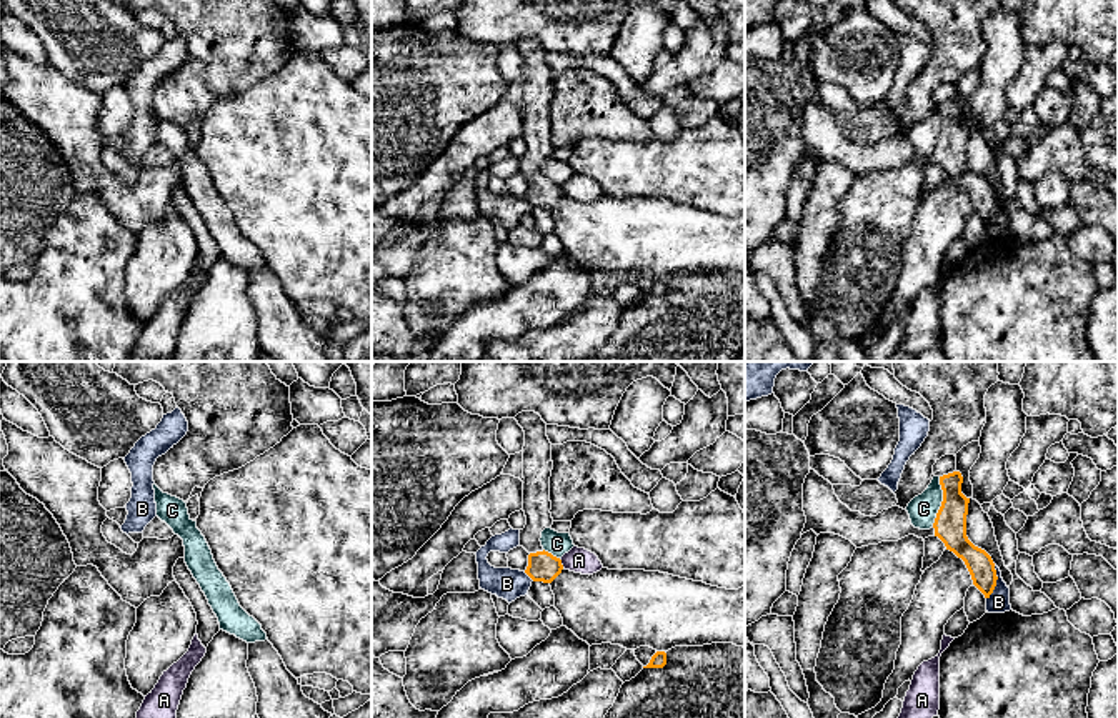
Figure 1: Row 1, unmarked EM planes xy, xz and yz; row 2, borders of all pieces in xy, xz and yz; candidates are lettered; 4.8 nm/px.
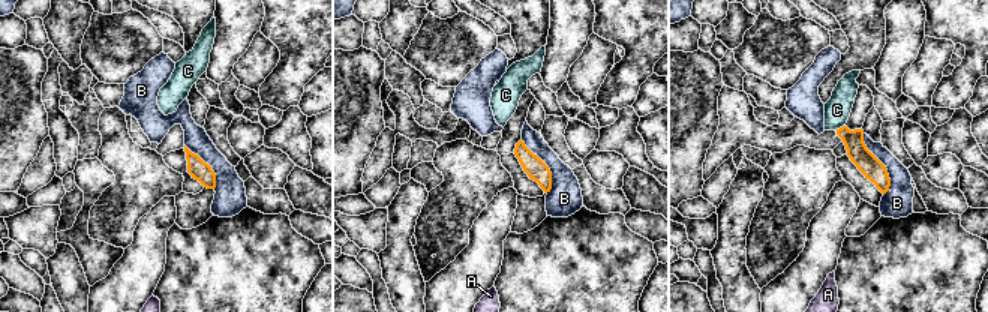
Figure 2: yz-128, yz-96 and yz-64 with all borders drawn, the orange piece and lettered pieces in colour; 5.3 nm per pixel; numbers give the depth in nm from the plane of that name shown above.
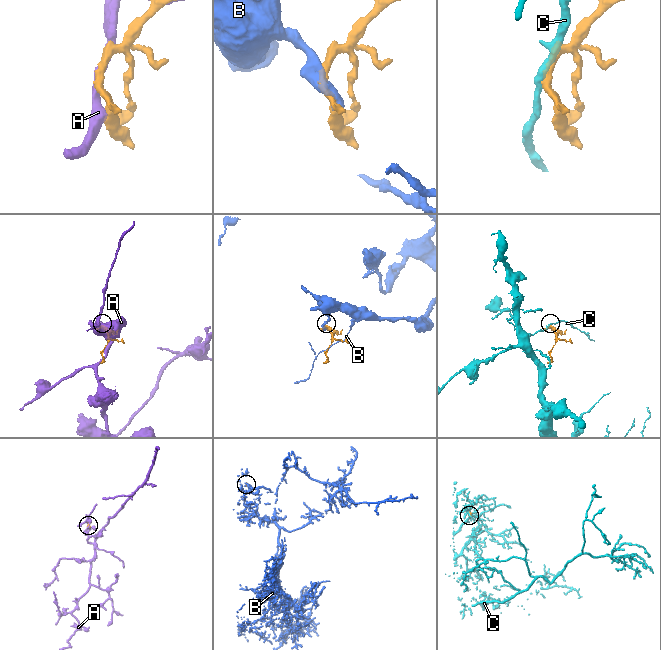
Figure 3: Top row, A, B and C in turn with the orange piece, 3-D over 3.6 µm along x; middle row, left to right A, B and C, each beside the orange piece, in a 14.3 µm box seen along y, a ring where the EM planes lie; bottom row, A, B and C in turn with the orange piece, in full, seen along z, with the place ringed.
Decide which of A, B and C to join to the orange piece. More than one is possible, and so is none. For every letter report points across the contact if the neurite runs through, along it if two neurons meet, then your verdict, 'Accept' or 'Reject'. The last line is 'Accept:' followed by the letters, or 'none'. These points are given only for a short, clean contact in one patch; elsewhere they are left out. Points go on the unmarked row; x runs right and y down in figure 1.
A: Reject
B: Reject
C: Boundary: yz (940, 104), (942, 132), (932, 152). Reject
Accept: none

